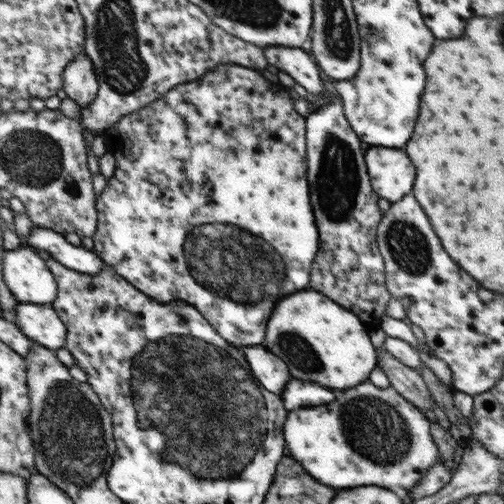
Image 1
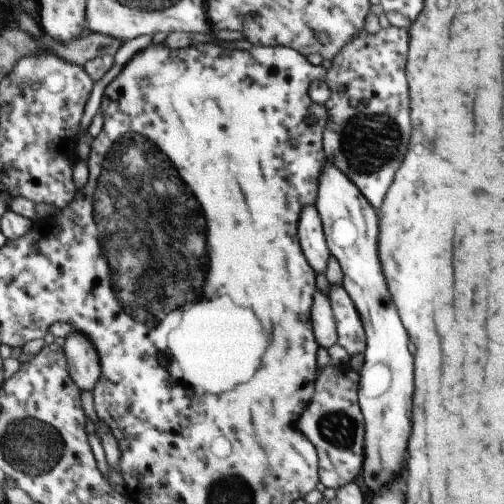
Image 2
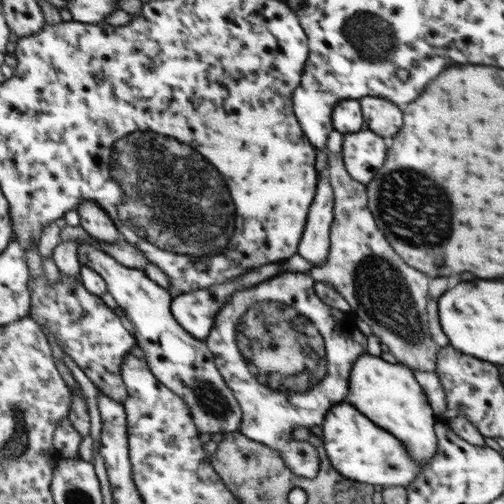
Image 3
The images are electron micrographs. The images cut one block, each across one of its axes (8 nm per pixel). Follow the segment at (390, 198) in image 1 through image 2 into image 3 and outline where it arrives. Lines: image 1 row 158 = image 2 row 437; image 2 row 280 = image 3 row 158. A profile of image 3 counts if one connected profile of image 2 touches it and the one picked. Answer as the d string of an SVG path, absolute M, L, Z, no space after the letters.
M363 128L343 136L341 156L349 176L367 186L367 182L373 180L373 174L385 160L385 144L377 134L373 134L373 130Z

